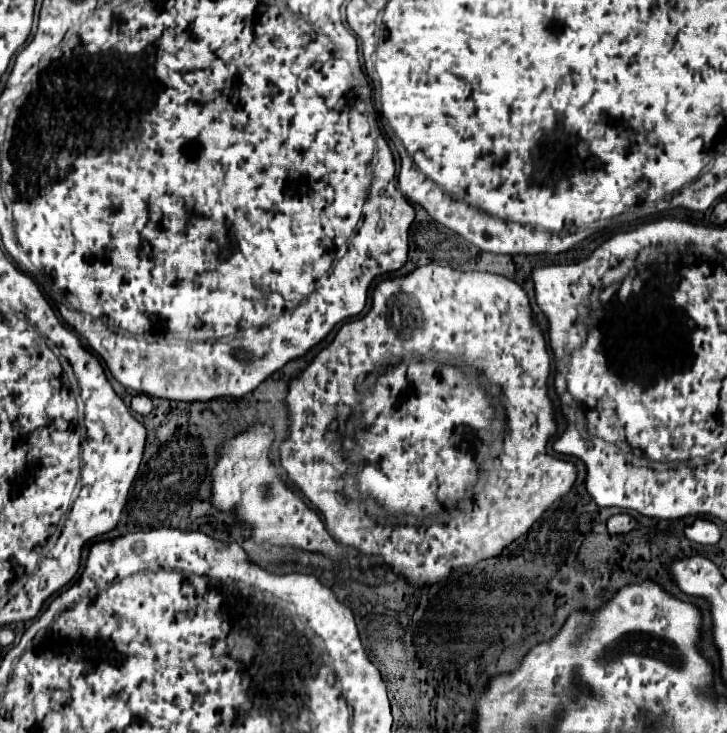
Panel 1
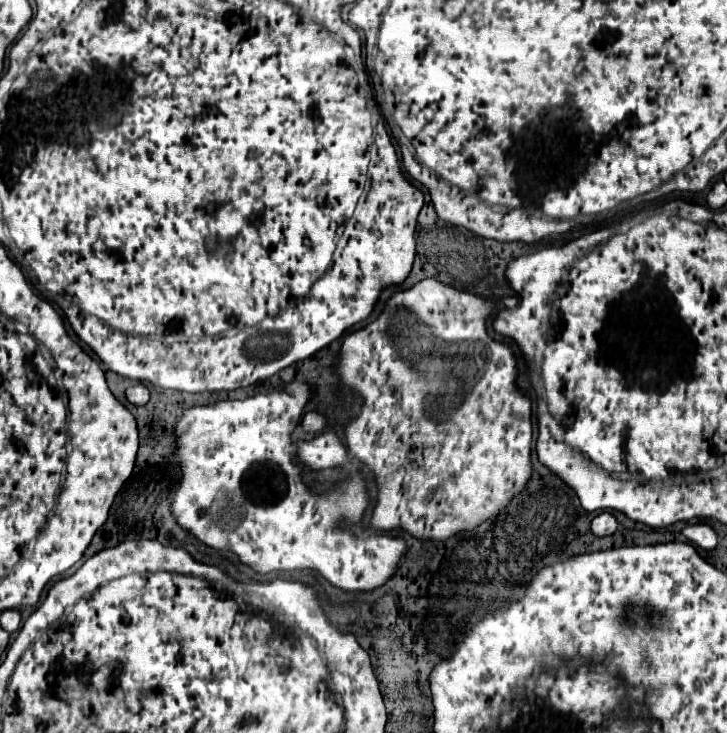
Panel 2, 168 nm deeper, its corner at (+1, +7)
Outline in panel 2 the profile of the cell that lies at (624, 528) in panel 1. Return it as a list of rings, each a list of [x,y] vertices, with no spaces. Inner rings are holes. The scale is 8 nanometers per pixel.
[[[603,512],[603,514],[595,516],[591,522],[591,532],[597,536],[611,536],[615,530],[617,530],[617,520],[613,514]]]

